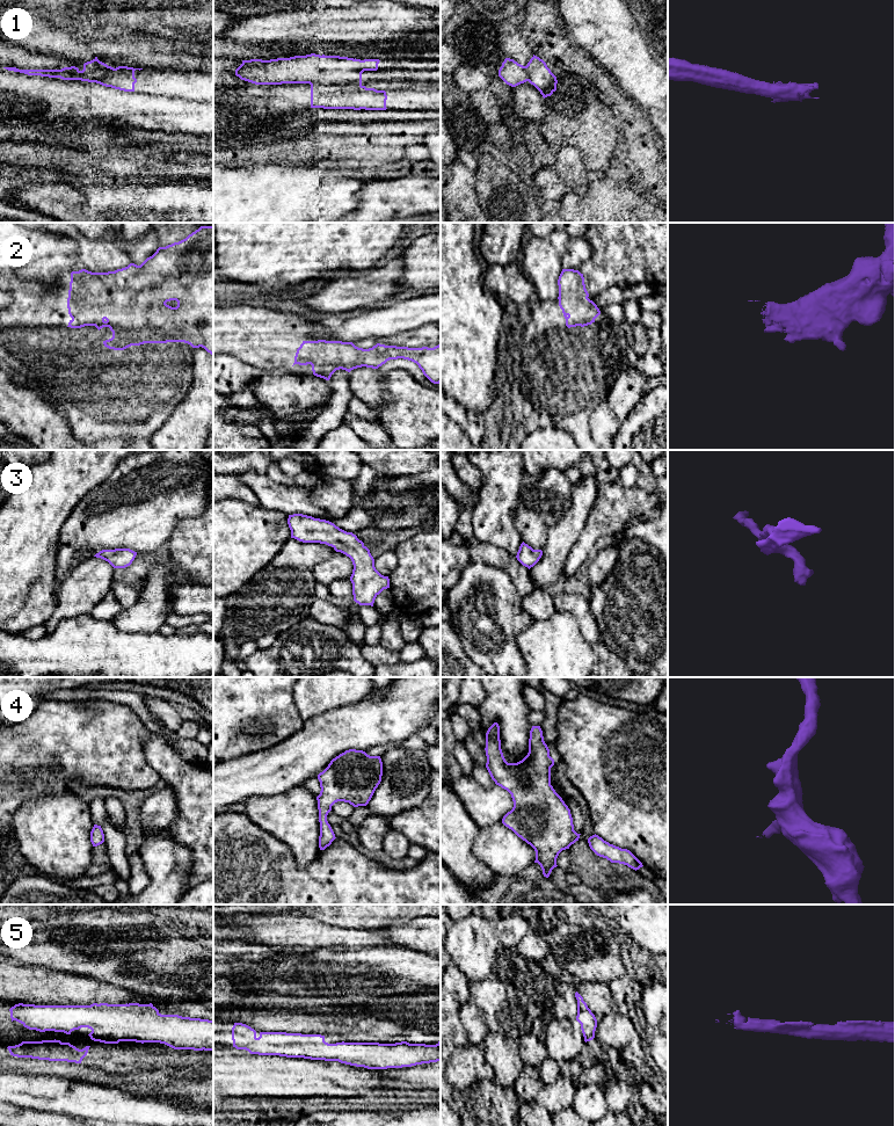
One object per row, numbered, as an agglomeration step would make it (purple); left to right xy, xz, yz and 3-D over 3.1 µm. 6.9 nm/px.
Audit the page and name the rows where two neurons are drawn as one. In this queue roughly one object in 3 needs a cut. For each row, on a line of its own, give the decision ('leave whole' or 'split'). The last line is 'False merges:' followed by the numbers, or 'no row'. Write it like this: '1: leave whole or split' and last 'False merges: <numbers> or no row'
1: split
2: leave whole
3: leave whole
4: leave whole
5: leave whole
False merges: 1

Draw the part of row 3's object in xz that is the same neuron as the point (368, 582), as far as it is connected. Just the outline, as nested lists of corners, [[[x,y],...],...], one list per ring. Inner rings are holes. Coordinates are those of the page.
[[[303,514],[289,515],[288,524],[291,538],[303,543],[326,544],[351,559],[352,595],[359,605],[373,606],[376,597],[390,588],[388,576],[376,569],[370,550],[352,532],[347,532],[329,521]]]

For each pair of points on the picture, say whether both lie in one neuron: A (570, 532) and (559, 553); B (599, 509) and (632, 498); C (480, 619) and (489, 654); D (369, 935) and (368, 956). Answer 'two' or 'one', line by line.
A: one
B: one
C: one
D: two

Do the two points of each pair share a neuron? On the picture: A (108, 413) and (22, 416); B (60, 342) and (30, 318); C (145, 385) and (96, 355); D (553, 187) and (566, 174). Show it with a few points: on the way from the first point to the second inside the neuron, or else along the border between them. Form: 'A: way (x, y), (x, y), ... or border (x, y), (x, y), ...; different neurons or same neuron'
A: border (65, 416), (72, 433), (77, 437); different neurons
B: way (88, 338), (99, 325), (86, 312), (58, 312); same neuron
C: way (130, 376), (122, 372), (102, 372), (100, 370); same neuron
D: border (553, 166), (564, 181); different neurons

